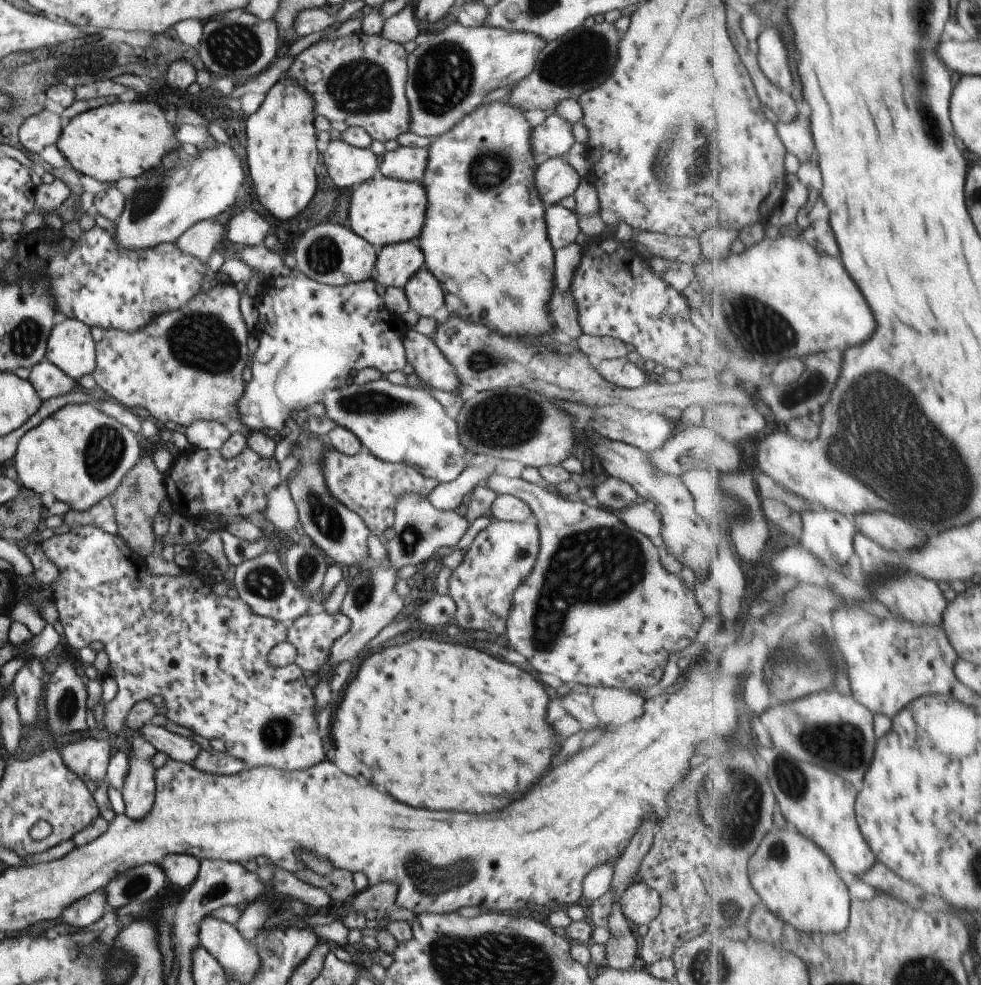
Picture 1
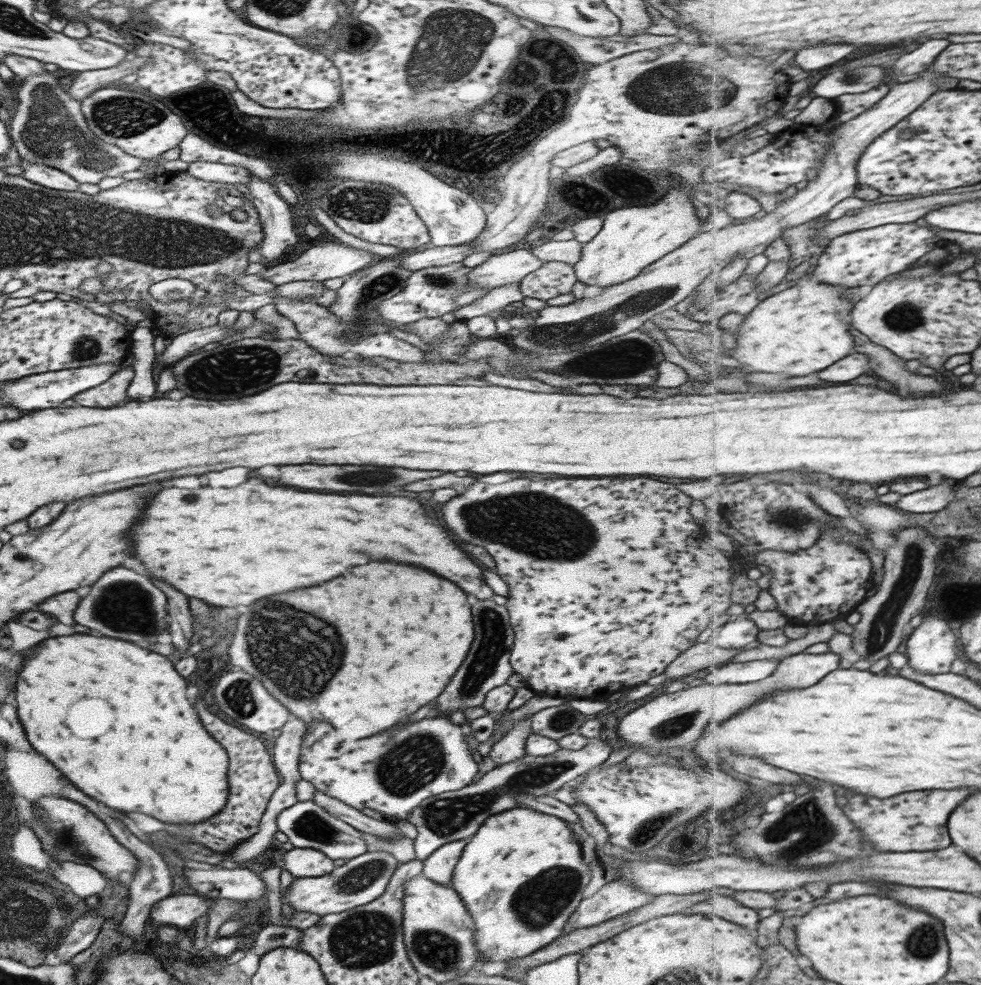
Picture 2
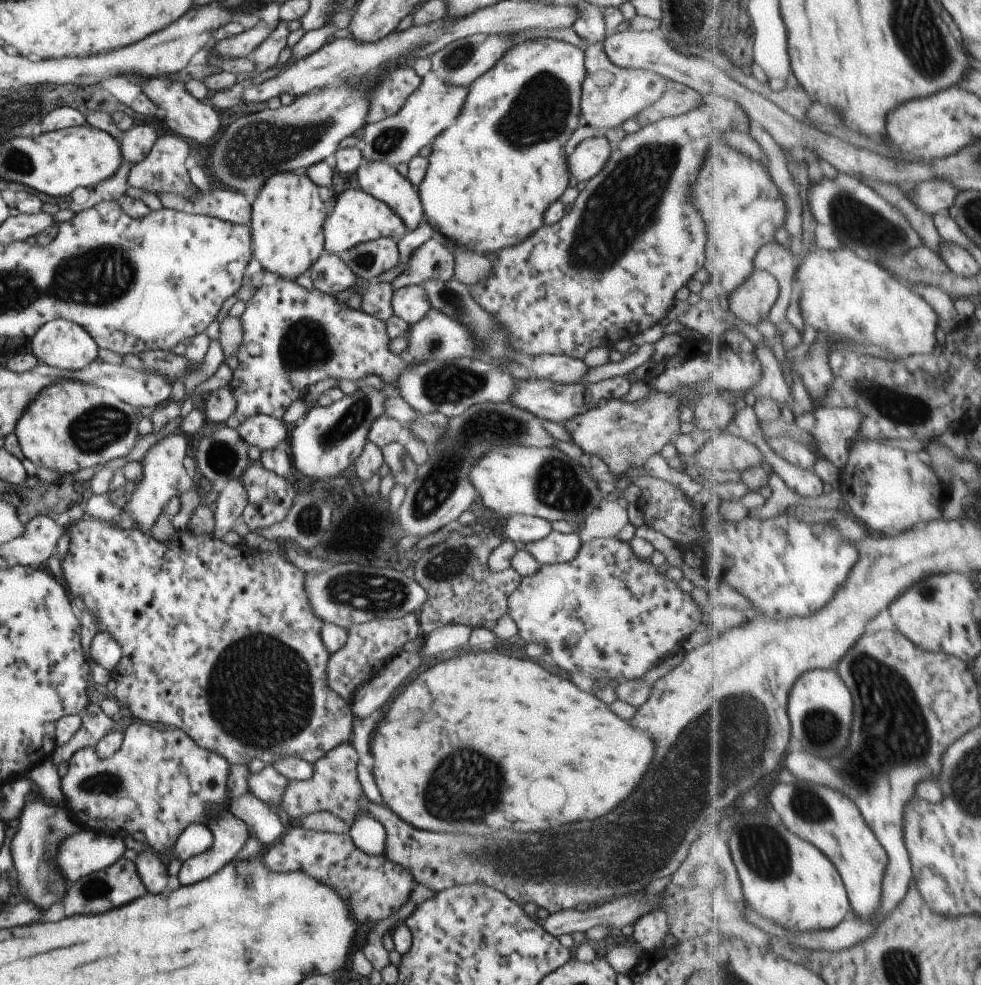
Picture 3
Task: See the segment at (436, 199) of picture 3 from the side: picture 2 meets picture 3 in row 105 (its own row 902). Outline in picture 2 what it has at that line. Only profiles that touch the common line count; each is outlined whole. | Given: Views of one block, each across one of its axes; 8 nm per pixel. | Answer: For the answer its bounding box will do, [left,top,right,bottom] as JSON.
[451,806,590,962]

